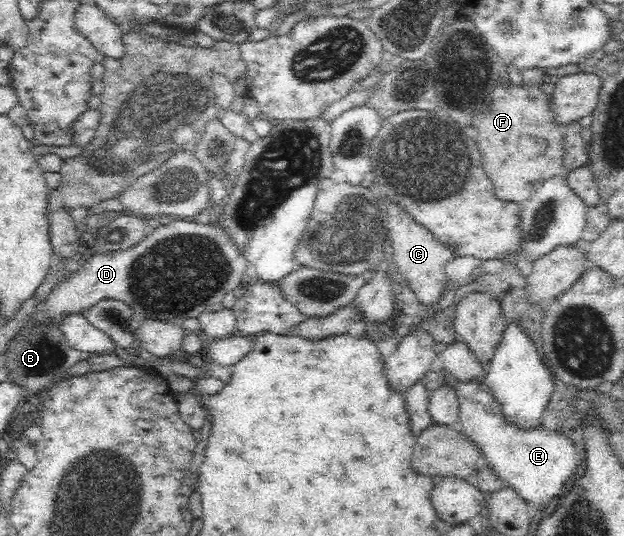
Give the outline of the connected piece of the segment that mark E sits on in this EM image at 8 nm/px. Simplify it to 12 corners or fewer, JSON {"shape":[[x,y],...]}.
{"shape":[[460,381],[457,426],[538,506],[567,487],[572,438],[510,421],[485,381]]}

